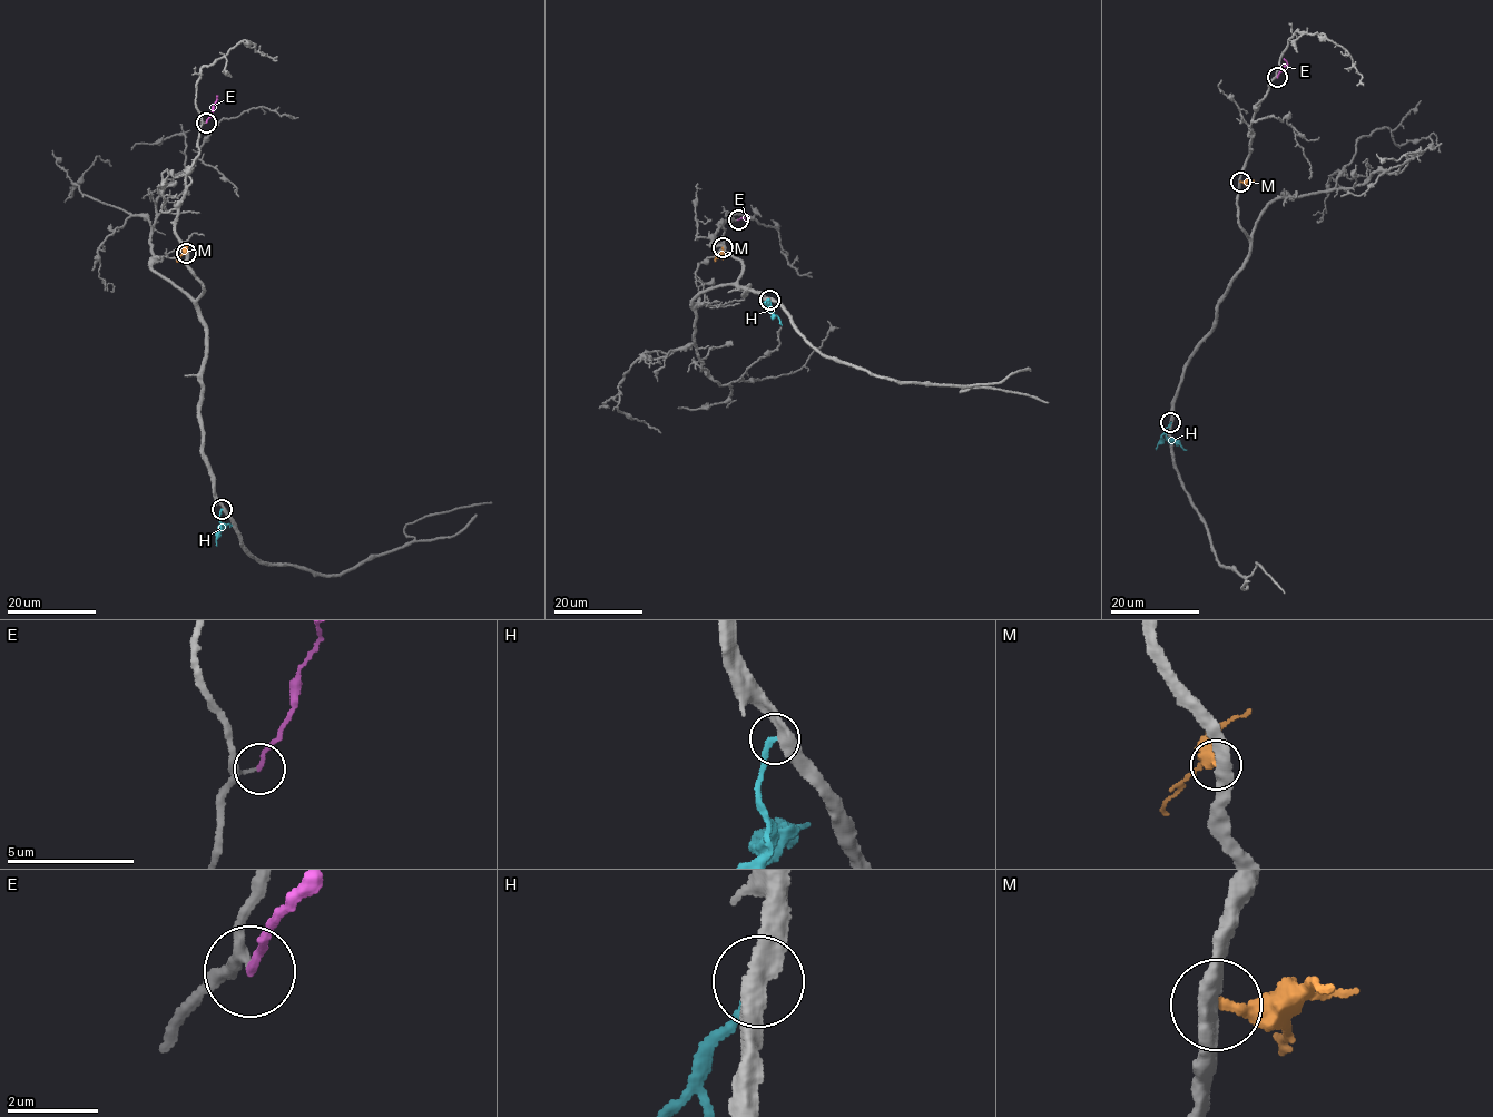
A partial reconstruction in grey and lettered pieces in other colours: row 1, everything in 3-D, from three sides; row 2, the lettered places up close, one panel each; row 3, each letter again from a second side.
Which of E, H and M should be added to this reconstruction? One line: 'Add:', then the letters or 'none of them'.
Add: E

